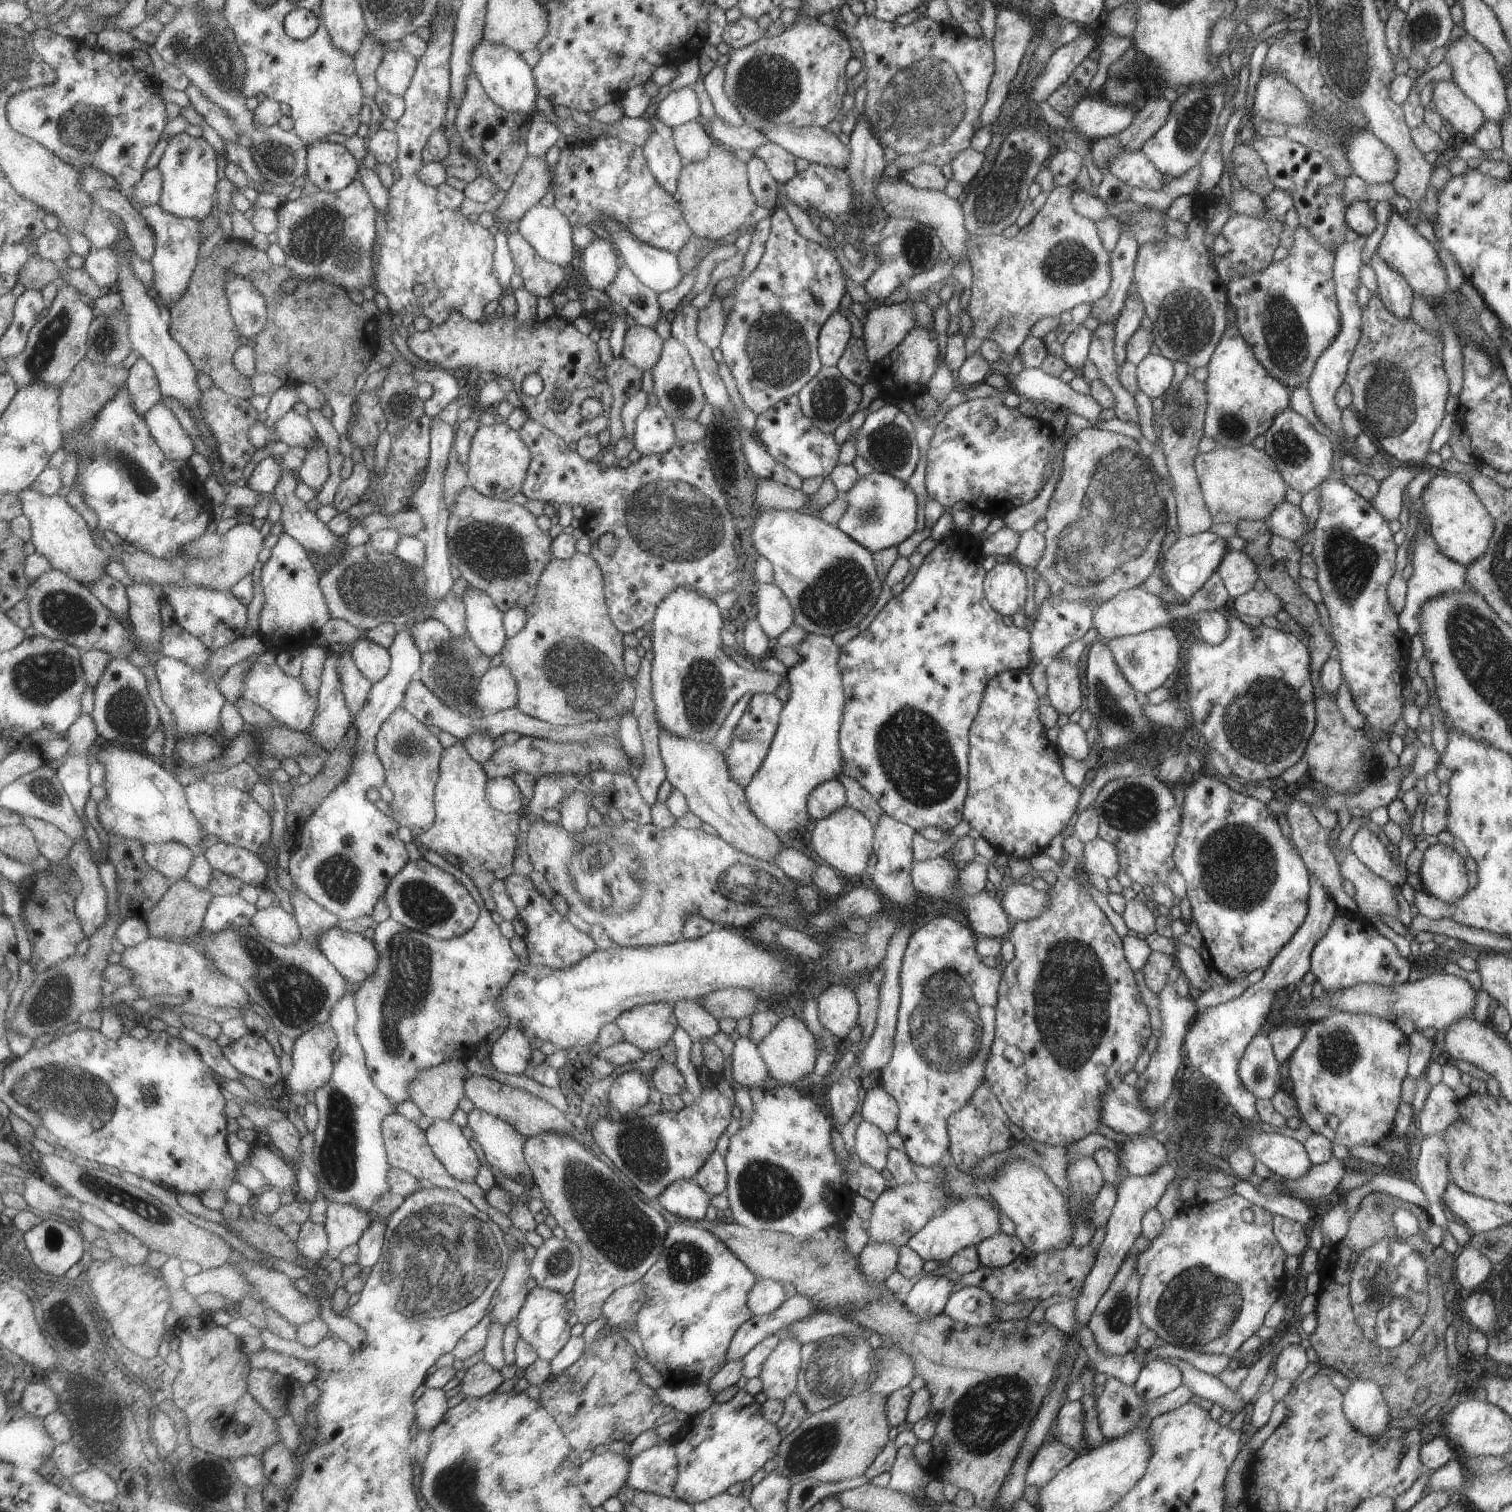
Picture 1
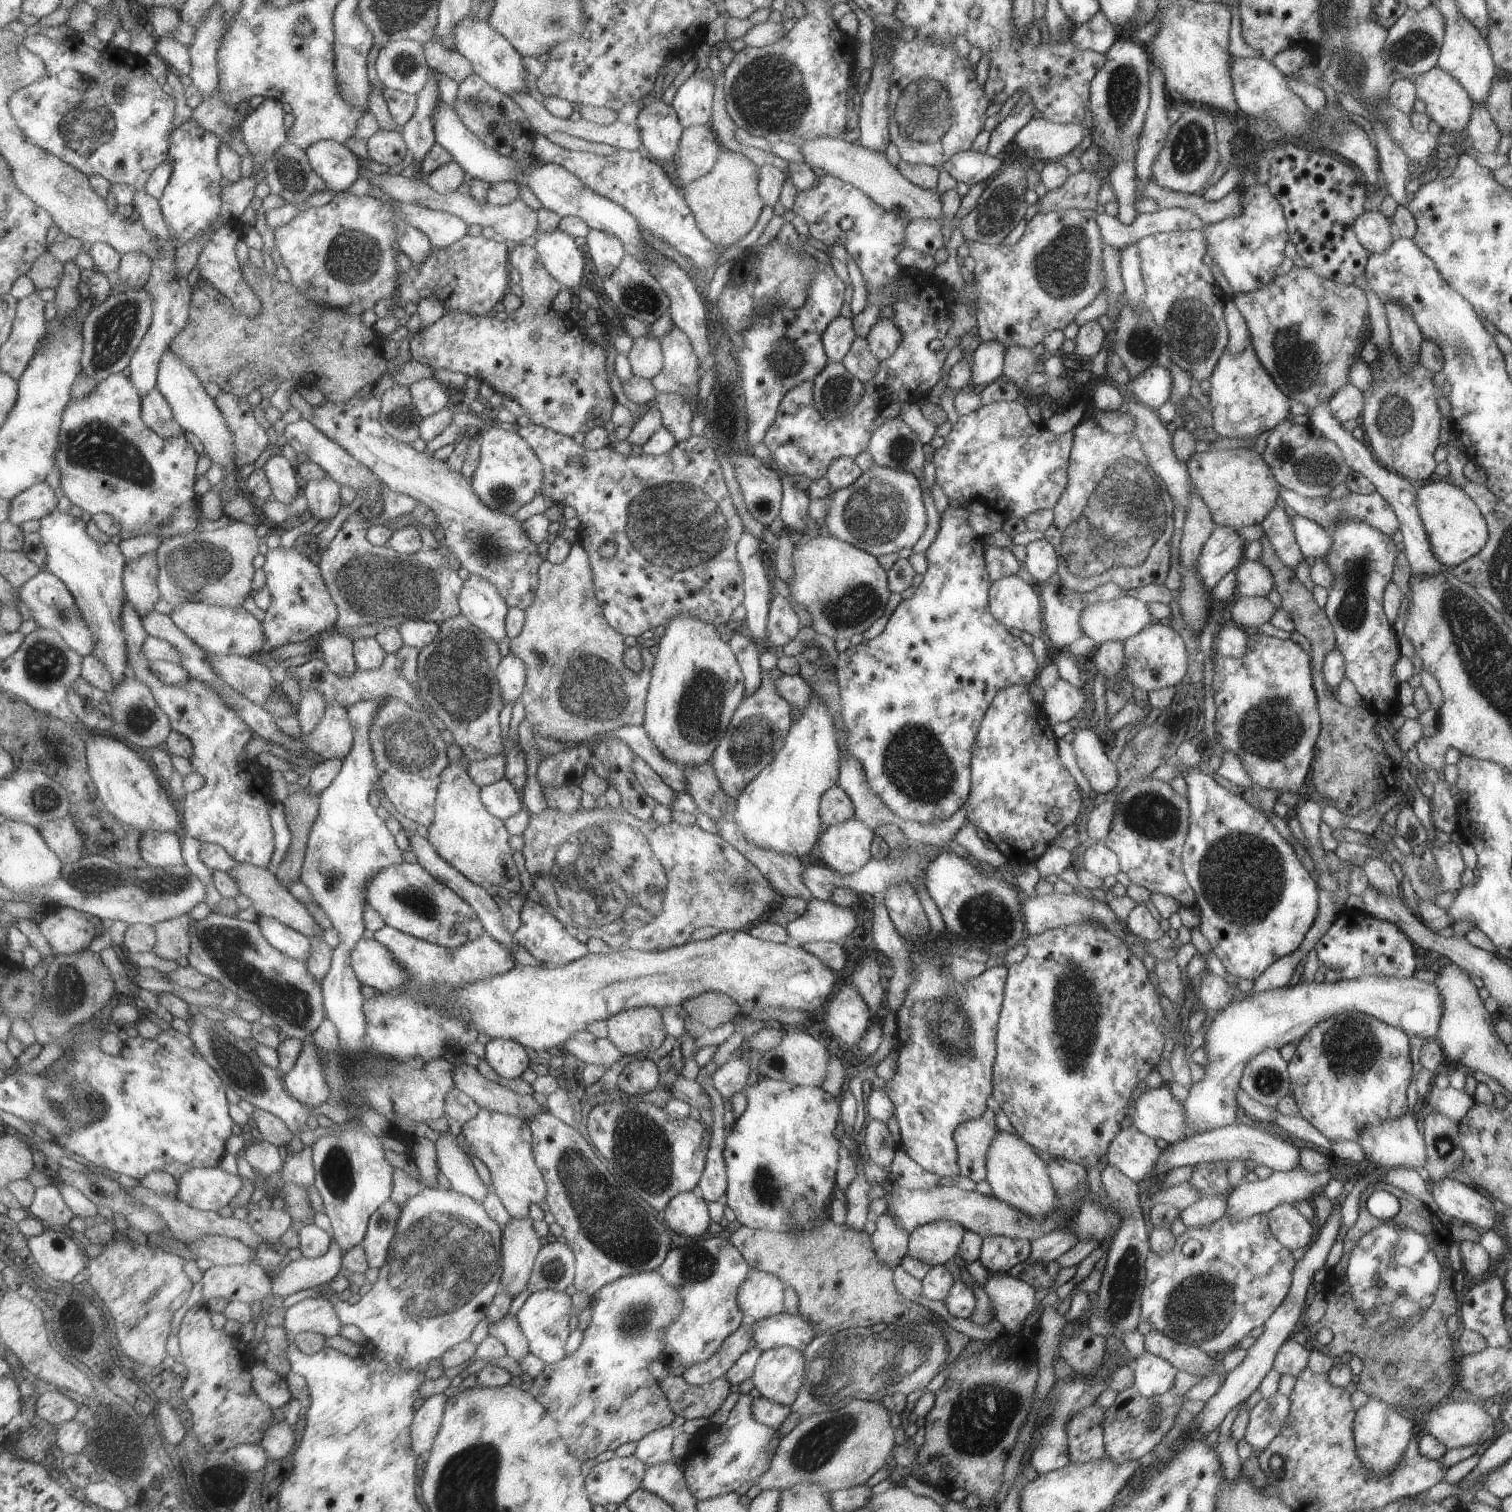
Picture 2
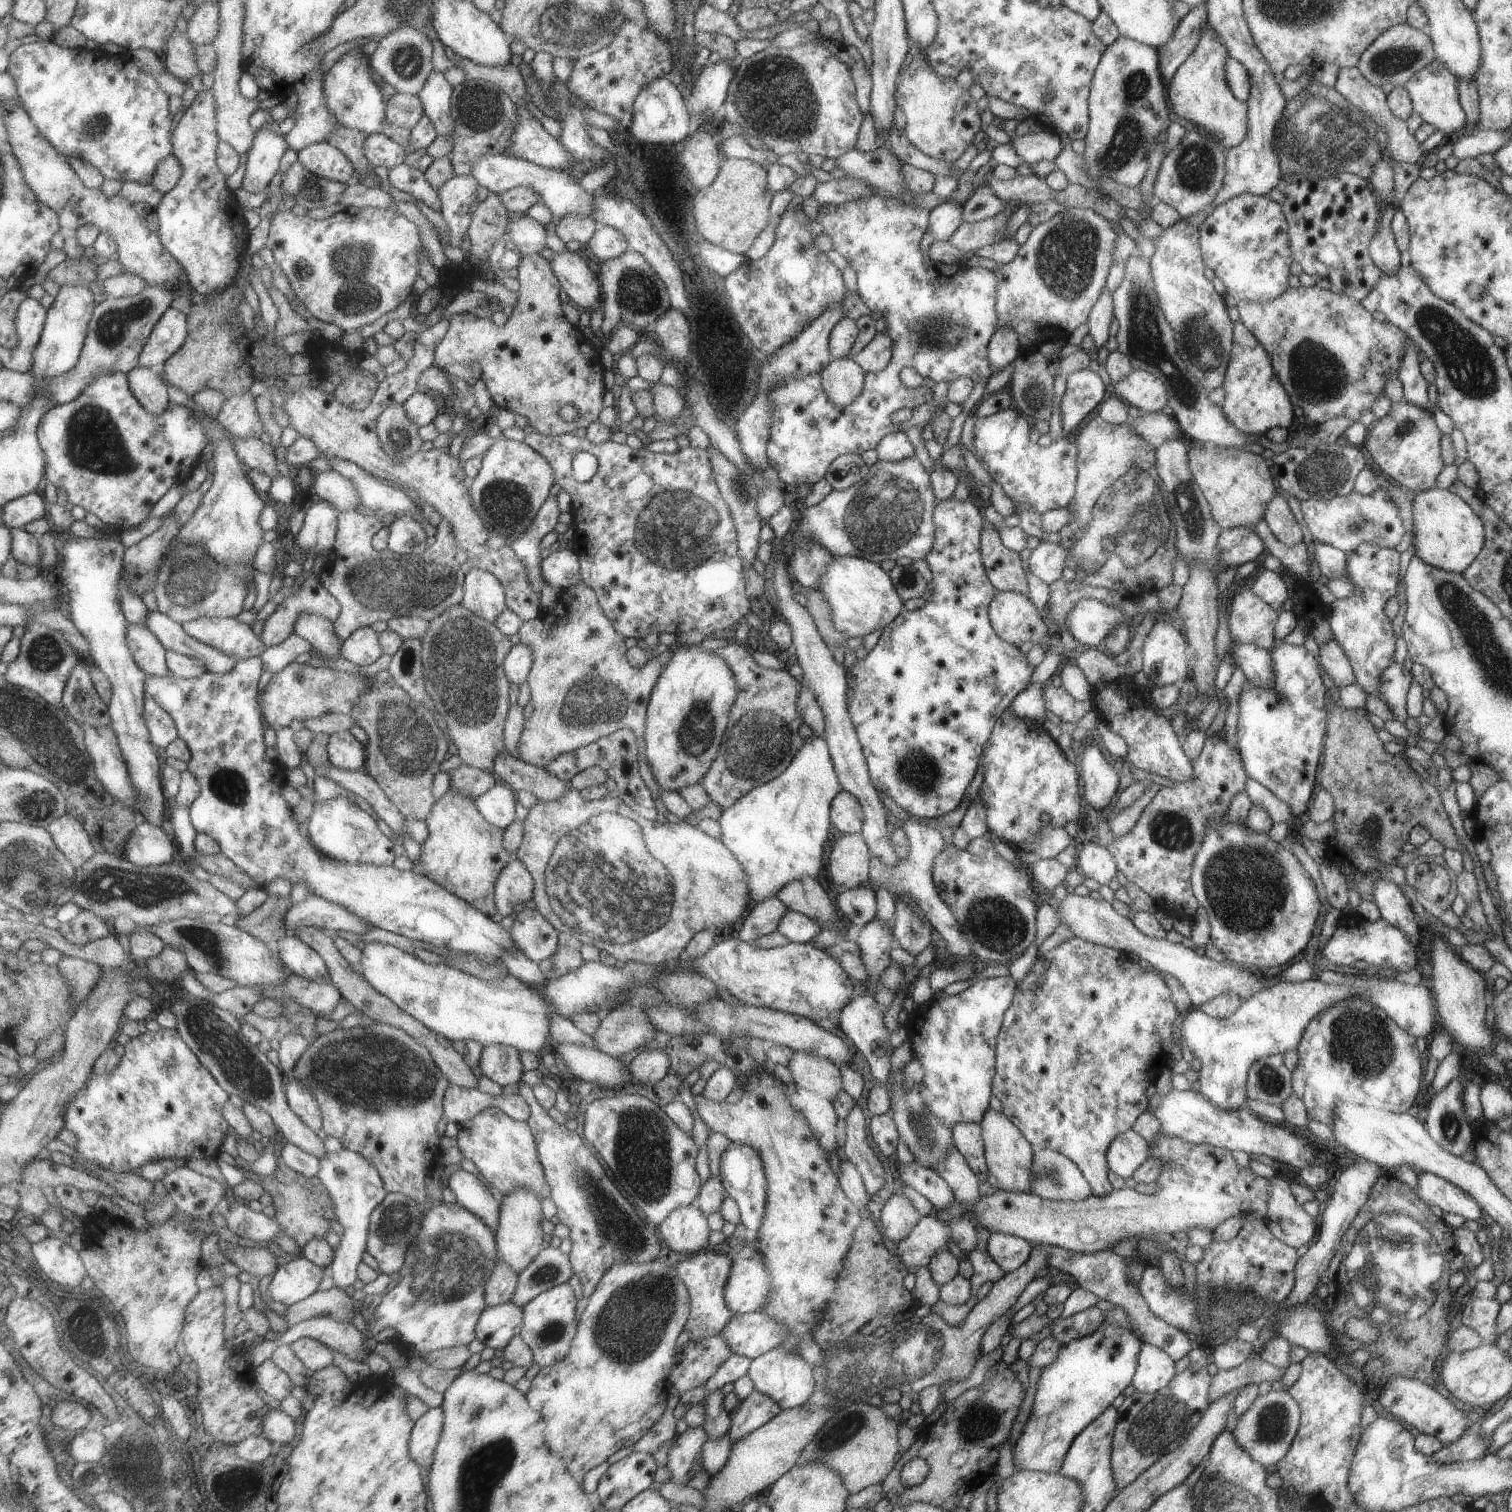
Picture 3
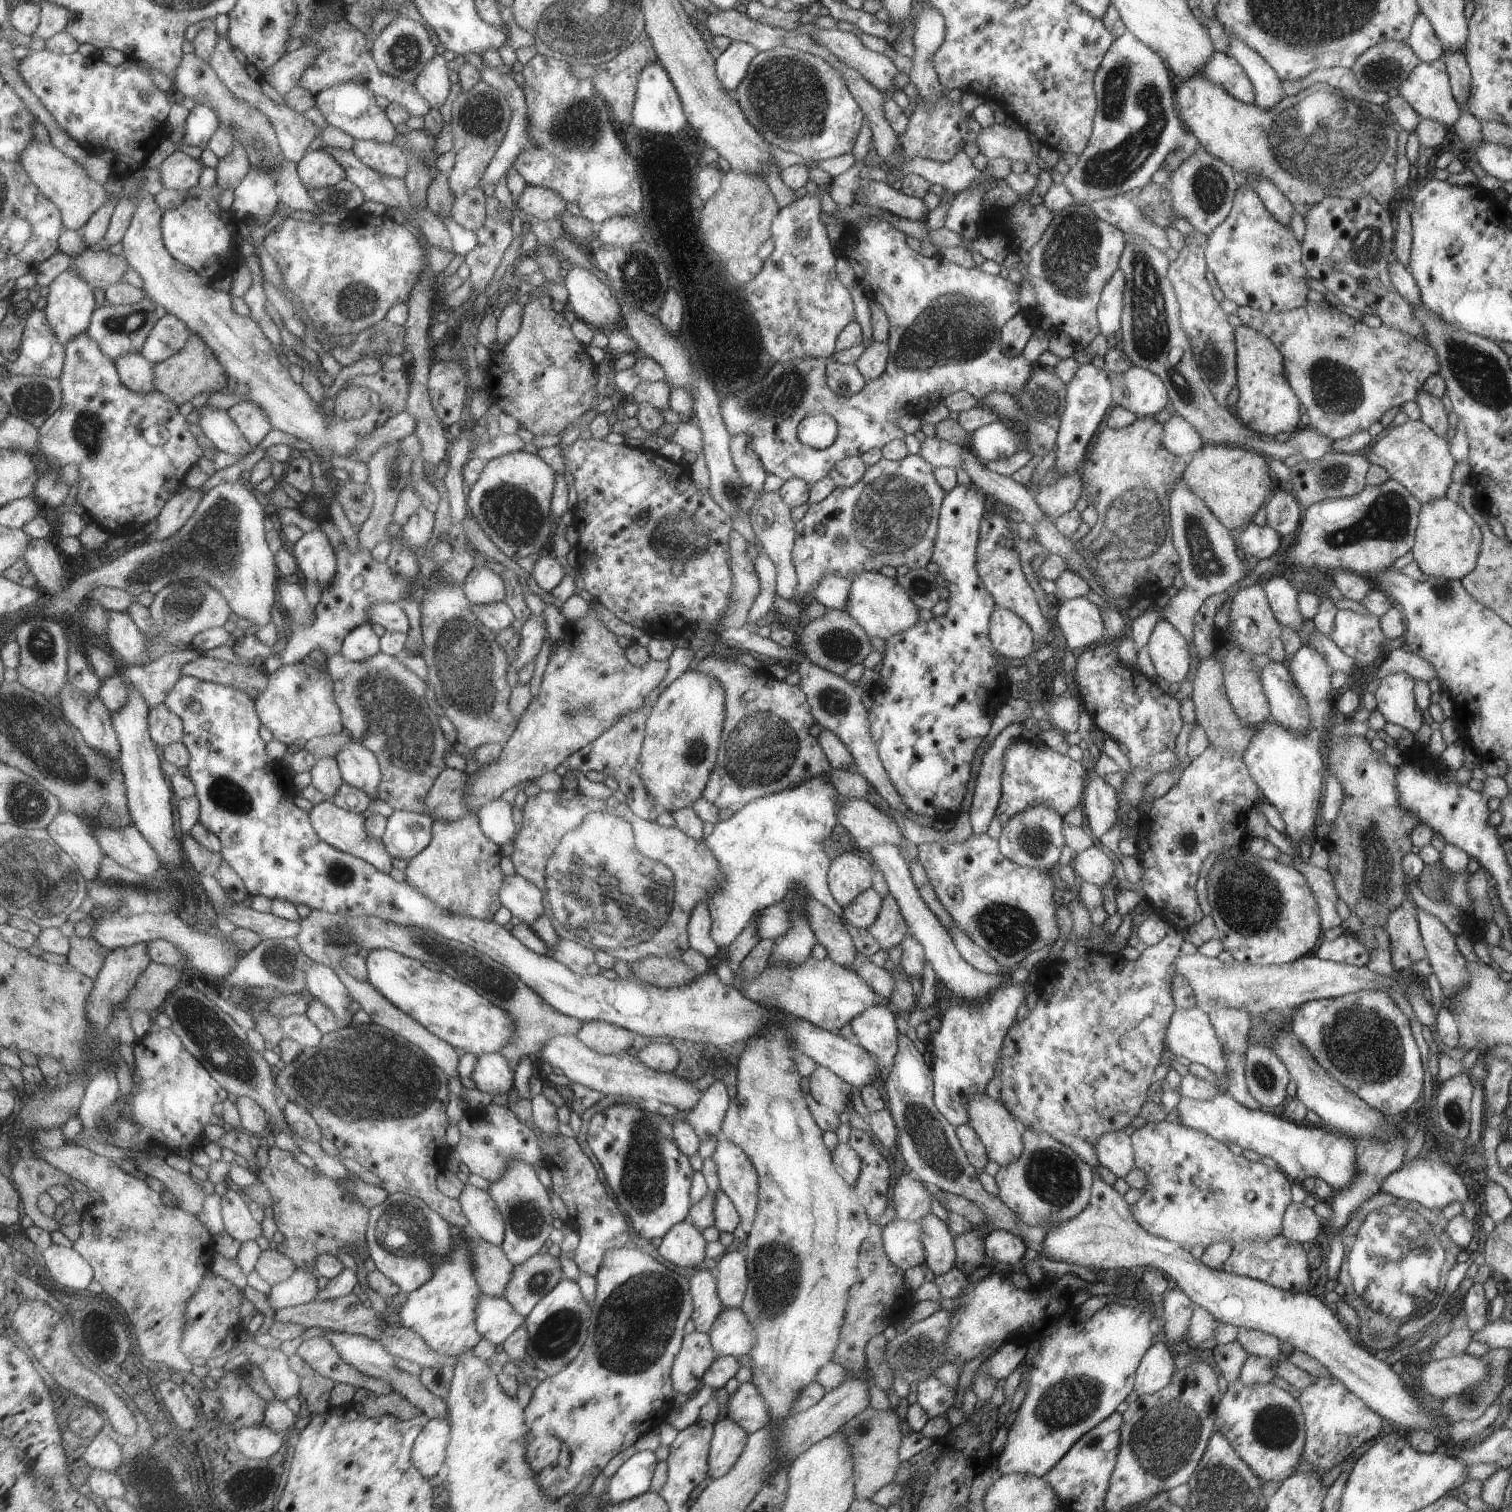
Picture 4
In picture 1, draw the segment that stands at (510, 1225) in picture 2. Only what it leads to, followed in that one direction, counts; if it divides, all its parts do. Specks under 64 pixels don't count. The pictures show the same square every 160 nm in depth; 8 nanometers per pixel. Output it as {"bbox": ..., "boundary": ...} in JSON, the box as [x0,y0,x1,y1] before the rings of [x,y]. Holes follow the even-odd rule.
{"bbox":[489,1247,531,1328],"boundary":[[[523,1247],[520,1250],[513,1250],[509,1270],[499,1289],[499,1297],[489,1313],[492,1322],[501,1322],[507,1328],[511,1320],[518,1318],[528,1298],[527,1282],[531,1277],[529,1264]]]}

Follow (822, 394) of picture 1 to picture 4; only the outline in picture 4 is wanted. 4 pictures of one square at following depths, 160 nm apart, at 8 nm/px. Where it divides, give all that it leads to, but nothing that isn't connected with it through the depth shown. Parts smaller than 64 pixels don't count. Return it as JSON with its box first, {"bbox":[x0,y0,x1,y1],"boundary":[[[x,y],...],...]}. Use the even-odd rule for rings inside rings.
{"bbox":[825,362,865,397],"boundary":[[[829,362],[825,365],[827,387],[839,397],[849,397],[863,389],[865,378],[853,364]]]}

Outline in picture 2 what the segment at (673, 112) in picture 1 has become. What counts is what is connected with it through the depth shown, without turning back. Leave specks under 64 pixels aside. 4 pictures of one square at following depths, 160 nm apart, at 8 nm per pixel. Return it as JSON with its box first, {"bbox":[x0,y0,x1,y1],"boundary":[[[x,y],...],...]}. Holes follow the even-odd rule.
{"bbox":[669,74,713,127],"boundary":[[[693,74],[677,88],[669,106],[673,108],[681,127],[709,123],[713,87],[713,82],[703,80],[703,78]]]}

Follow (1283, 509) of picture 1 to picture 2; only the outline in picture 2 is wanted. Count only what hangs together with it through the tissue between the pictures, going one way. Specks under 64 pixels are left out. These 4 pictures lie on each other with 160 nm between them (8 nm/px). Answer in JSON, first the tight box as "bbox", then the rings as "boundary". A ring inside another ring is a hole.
{"bbox":[1288,512,1331,560],"boundary":[[[1288,512],[1288,515],[1291,528],[1293,528],[1293,538],[1295,538],[1303,557],[1323,560],[1331,546],[1331,538],[1326,530],[1323,530],[1319,524],[1302,518],[1296,513]]]}

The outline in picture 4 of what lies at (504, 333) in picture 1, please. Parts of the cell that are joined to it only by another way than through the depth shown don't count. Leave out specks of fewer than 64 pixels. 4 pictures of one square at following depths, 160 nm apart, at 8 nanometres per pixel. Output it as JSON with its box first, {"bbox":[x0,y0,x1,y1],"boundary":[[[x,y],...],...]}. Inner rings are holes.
{"bbox":[486,293,597,436],"boundary":[[[539,293],[524,306],[522,325],[518,333],[508,343],[501,344],[500,349],[491,356],[486,384],[494,403],[502,411],[515,416],[525,429],[533,435],[555,436],[559,430],[571,427],[571,424],[587,410],[595,409],[594,390],[597,377],[596,365],[591,364],[591,358],[585,354],[585,346],[581,346],[573,338],[569,324],[563,320],[561,312],[553,312],[555,308],[551,308],[549,298],[548,295]]]}

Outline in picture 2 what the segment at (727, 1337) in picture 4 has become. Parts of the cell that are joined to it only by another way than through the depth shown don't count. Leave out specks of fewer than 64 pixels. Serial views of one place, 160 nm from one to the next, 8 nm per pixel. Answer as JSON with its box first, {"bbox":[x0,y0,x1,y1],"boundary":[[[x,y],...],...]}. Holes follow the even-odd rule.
{"bbox":[750,1311,814,1352],"boundary":[[[784,1311],[750,1322],[751,1343],[761,1351],[787,1346],[802,1352],[814,1338],[811,1324],[798,1314],[791,1315]]]}

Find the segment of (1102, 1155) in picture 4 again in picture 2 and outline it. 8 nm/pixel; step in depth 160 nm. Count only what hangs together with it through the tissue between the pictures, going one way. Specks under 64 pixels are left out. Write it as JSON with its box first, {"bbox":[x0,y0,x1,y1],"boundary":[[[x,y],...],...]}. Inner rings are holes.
{"bbox":[1106,1127,1161,1183],"boundary":[[[1133,1127],[1119,1130],[1106,1151],[1107,1165],[1117,1168],[1135,1183],[1148,1177],[1151,1166],[1159,1160],[1161,1151],[1155,1142]]]}

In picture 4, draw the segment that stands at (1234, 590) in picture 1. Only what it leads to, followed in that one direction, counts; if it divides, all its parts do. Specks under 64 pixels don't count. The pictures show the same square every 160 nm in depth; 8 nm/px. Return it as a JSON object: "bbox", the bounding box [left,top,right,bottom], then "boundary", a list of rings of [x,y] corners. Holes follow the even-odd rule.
{"bbox":[1263,575,1302,632],"boundary":[[[1273,575],[1264,584],[1263,588],[1268,606],[1277,623],[1287,626],[1293,632],[1301,630],[1302,615],[1297,610],[1297,592],[1291,584],[1280,575]]]}

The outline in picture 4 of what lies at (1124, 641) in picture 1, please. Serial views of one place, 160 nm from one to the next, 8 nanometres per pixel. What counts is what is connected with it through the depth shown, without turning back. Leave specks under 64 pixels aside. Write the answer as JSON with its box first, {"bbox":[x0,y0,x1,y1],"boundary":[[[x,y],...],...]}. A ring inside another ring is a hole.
{"bbox":[1146,620,1190,685],"boundary":[[[1157,620],[1146,644],[1149,658],[1162,685],[1185,679],[1190,656],[1185,638],[1166,620]]]}

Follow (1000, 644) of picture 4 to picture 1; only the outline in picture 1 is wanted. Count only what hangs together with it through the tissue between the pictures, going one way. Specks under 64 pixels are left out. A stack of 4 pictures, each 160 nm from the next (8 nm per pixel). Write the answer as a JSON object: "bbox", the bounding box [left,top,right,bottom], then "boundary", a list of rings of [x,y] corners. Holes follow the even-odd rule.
{"bbox":[983,560,1026,617],"boundary":[[[1014,560],[996,563],[983,578],[983,593],[1001,617],[1015,614],[1025,605],[1026,581],[1023,568]]]}

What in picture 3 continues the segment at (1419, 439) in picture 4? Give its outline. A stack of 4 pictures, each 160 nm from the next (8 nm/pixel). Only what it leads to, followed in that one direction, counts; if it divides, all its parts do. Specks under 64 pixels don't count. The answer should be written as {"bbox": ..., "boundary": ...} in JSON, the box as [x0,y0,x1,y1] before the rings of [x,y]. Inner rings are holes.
{"bbox":[1360,401,1444,493],"boundary":[[[1406,401],[1390,403],[1389,414],[1373,422],[1360,449],[1366,456],[1371,457],[1367,458],[1368,462],[1373,462],[1384,476],[1391,478],[1392,482],[1409,493],[1411,490],[1419,492],[1436,487],[1437,476],[1444,465],[1439,452],[1442,433],[1437,428],[1432,414]]]}

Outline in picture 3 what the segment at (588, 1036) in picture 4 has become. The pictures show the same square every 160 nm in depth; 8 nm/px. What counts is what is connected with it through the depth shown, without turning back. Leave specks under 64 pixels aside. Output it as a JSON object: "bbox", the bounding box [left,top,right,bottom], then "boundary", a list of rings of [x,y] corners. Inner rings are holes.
{"bbox":[592,1001,656,1058],"boundary":[[[626,1001],[600,1015],[600,1024],[592,1038],[600,1052],[616,1058],[645,1047],[656,1032],[645,1010]]]}

